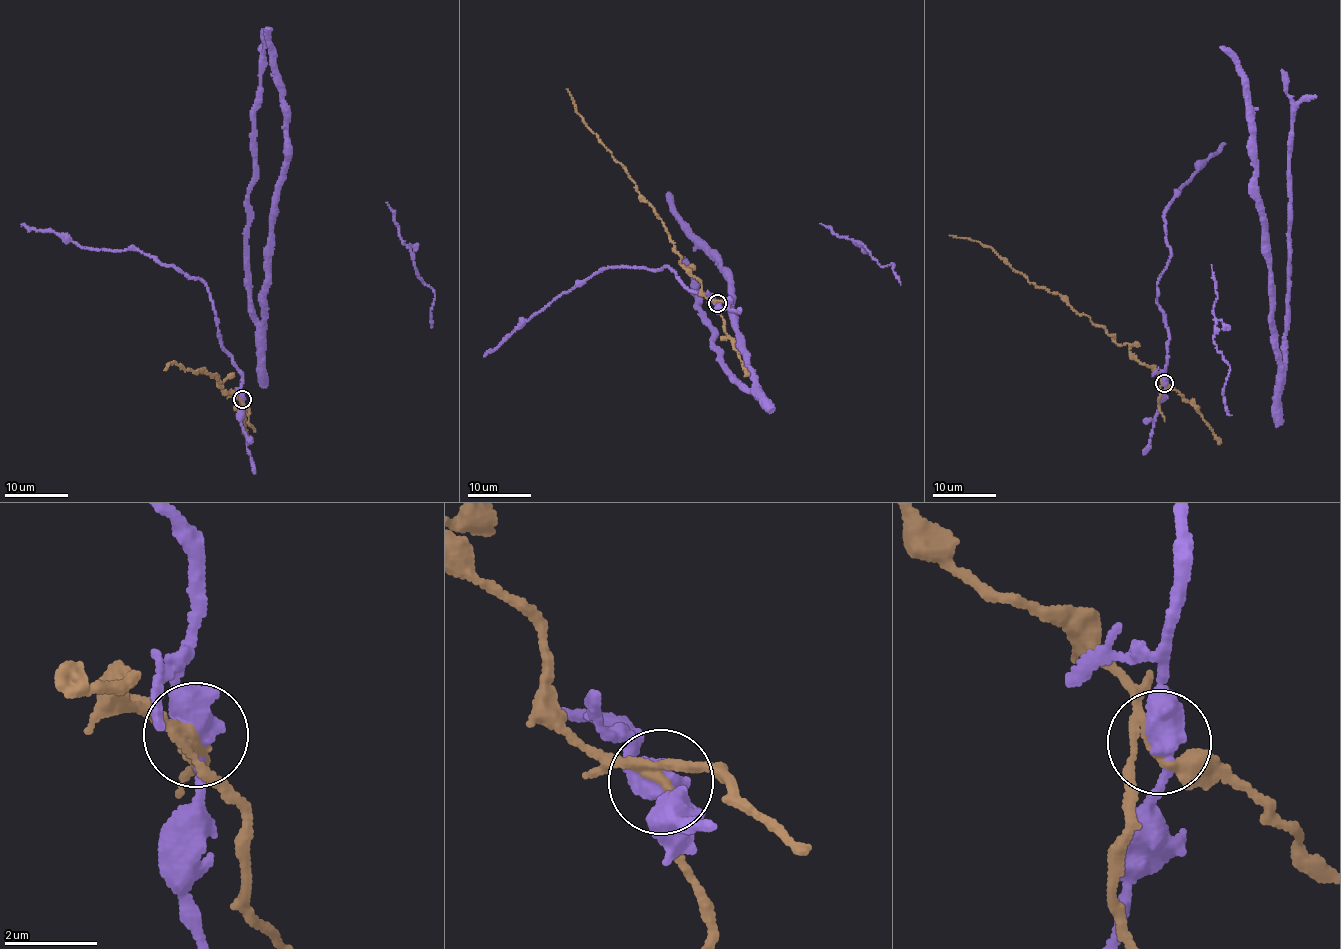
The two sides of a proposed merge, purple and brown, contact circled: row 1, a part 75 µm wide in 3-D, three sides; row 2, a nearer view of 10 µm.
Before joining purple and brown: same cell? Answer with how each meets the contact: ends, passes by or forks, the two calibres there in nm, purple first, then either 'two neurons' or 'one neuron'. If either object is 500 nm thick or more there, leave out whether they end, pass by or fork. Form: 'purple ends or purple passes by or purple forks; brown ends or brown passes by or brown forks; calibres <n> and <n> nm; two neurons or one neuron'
purple passes by; brown forks; calibres 460 and 180 nm; two neurons

